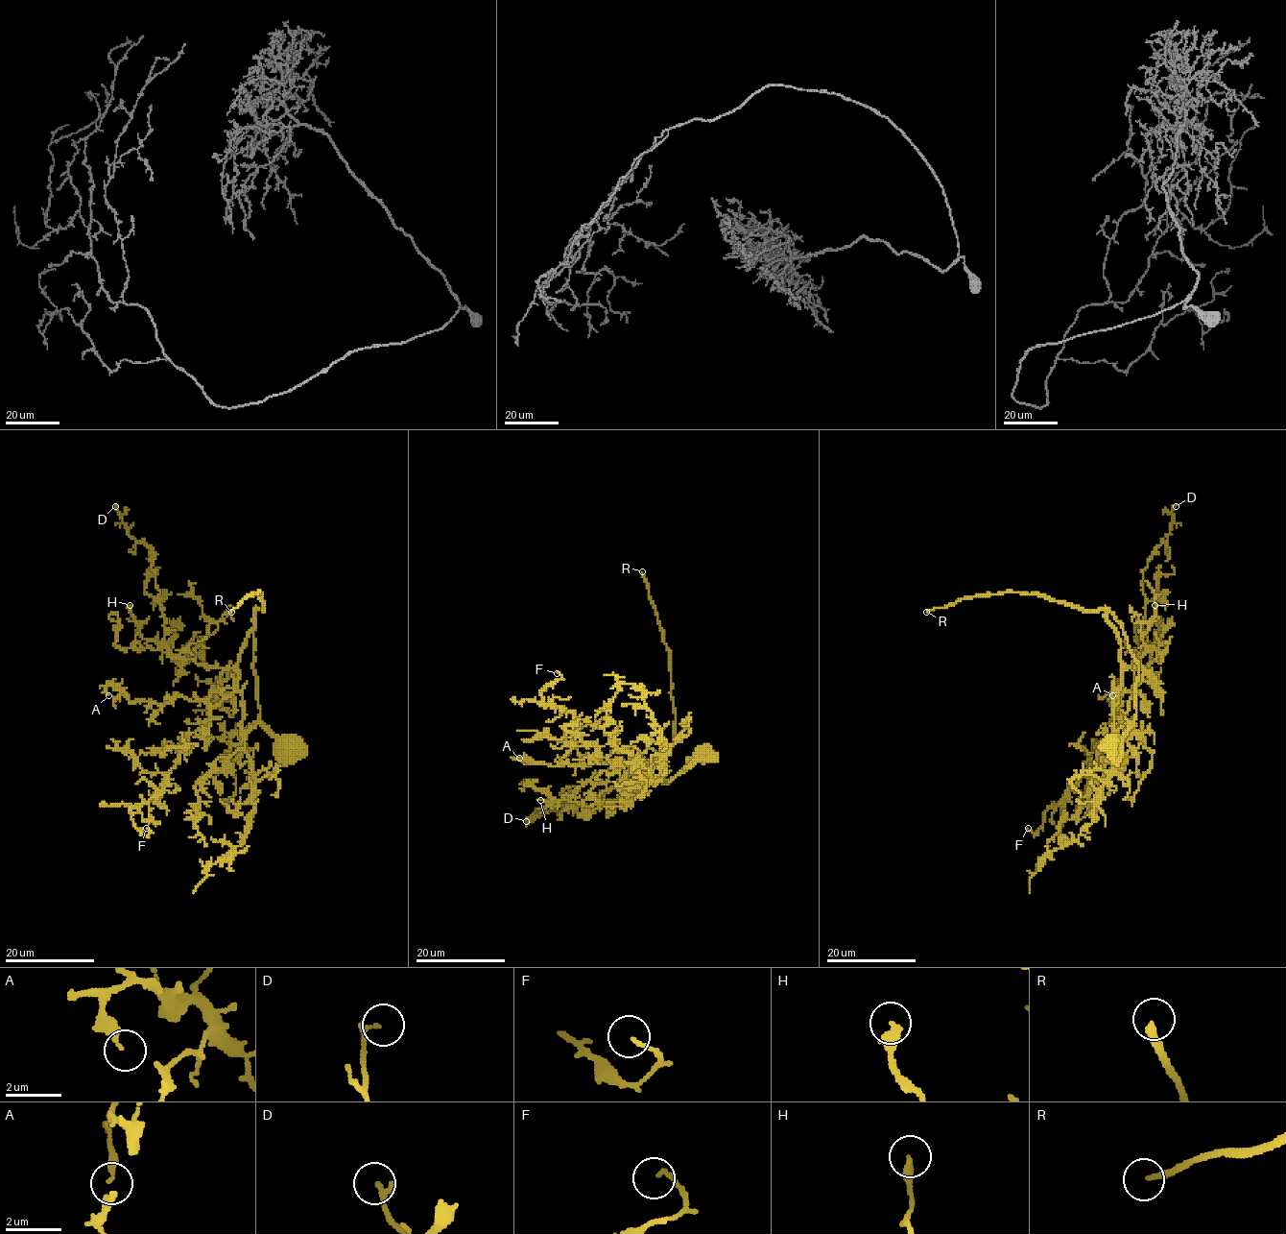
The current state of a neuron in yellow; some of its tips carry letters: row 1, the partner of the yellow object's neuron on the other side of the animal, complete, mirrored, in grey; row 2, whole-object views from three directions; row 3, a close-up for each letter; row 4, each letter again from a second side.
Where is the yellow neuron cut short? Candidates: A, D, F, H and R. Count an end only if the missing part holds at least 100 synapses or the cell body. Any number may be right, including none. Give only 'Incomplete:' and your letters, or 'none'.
Incomplete: H, R

